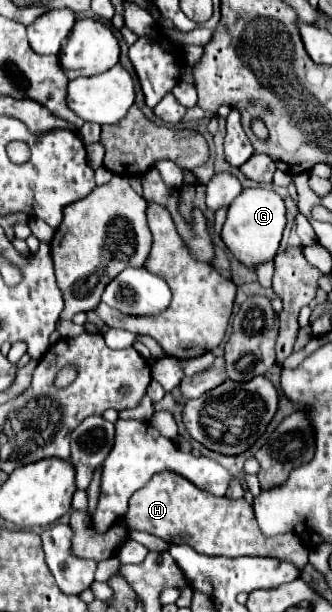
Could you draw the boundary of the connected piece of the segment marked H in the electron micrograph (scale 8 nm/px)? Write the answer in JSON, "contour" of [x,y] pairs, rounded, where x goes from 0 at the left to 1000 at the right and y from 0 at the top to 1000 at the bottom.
{"contour":[[[473,773],[461,783],[437,792],[437,799],[419,799],[389,815],[389,835],[377,842],[377,851],[395,864],[437,868],[455,874],[485,877],[503,887],[563,887],[593,904],[611,907],[672,907],[672,910],[714,910],[714,907],[786,907],[786,910],[840,910],[858,917],[883,917],[901,930],[925,920],[925,894],[889,871],[846,871],[846,877],[798,877],[774,858],[774,848],[762,845],[762,825],[738,815],[690,815],[690,812],[648,812],[636,806],[617,806],[611,799],[593,799],[569,783],[545,779],[539,773]]]}

